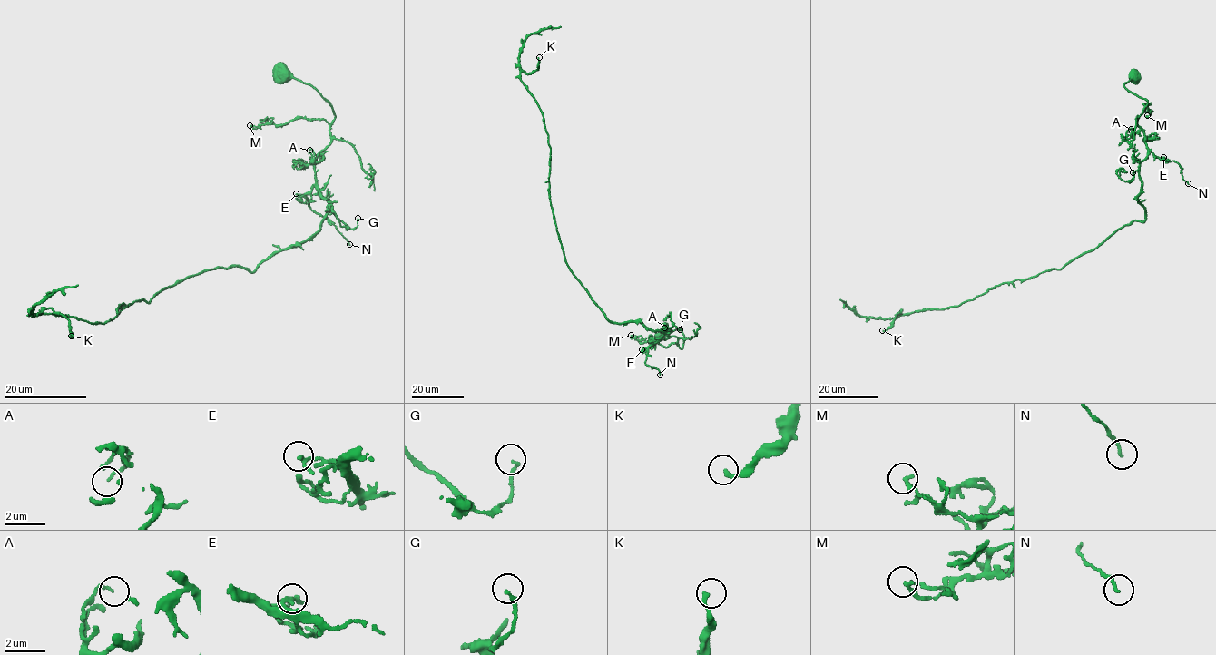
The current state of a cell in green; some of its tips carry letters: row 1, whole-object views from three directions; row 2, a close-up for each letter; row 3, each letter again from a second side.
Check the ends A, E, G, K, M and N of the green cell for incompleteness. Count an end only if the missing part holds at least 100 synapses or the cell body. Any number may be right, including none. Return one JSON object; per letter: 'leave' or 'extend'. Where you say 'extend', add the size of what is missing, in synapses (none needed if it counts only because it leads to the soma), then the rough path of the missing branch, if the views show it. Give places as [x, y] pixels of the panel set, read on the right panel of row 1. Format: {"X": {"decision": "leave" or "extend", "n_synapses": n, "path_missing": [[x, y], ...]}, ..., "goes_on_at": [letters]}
{"A": {"decision": "leave"}, "E": {"decision": "leave"}, "G": {"decision": "leave"}, "K": {"decision": "leave"}, "M": {"decision": "leave"}, "N": {"decision": "leave"}, "goes_on_at": []}

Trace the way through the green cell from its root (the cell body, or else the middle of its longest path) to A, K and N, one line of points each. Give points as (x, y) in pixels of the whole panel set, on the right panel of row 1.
A: (1136, 76), (1123, 85), (1143, 98), (1147, 104), (1138, 120), (1140, 129), (1127, 138), (1125, 131), (1131, 129)
K: (1136, 76), (1123, 85), (1147, 101), (1143, 221), (1059, 269), (901, 309), (882, 330)
N: (1136, 76), (1123, 85), (1147, 101), (1137, 122), (1144, 144), (1159, 158), (1176, 161), (1188, 183)

